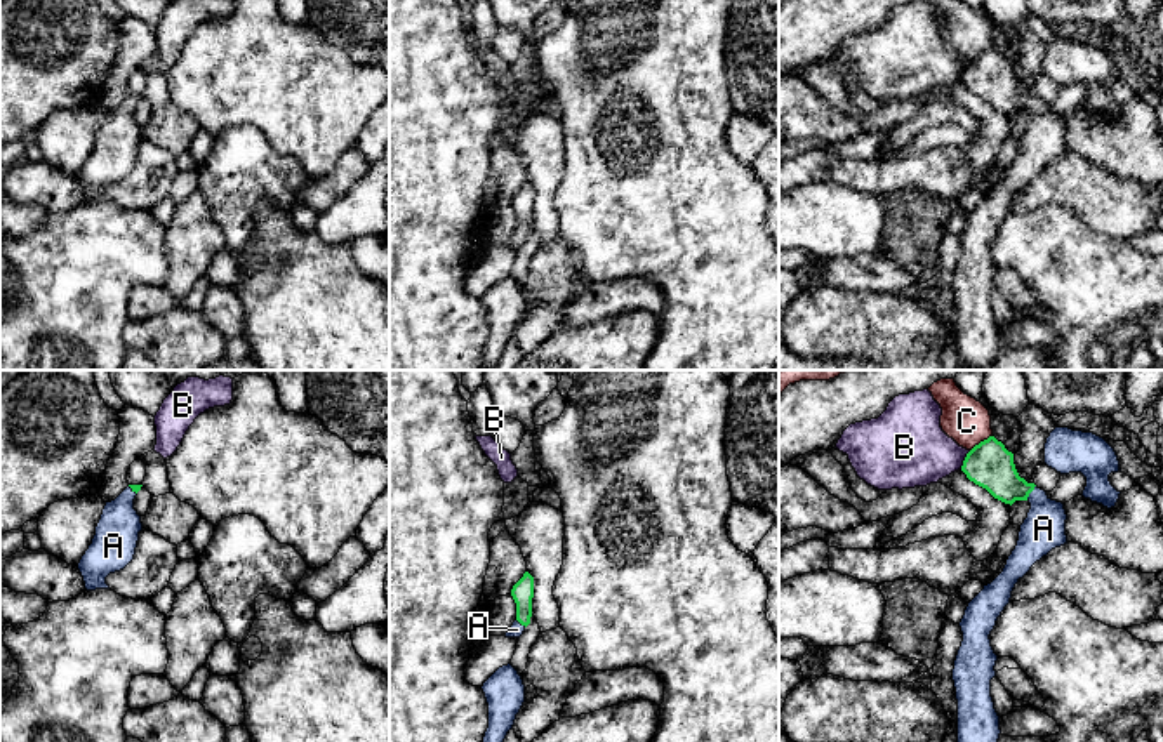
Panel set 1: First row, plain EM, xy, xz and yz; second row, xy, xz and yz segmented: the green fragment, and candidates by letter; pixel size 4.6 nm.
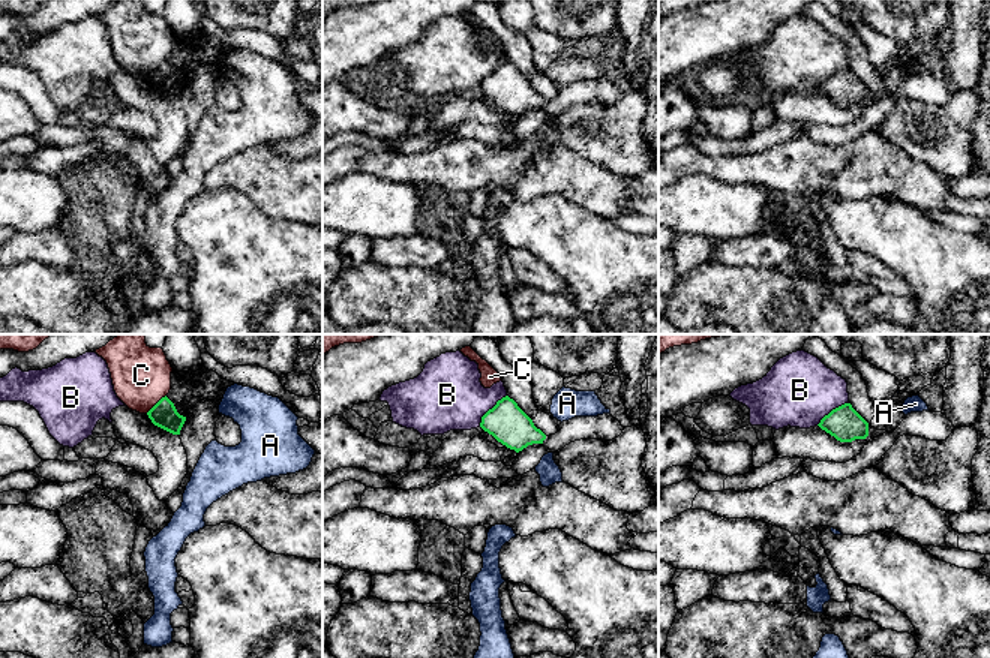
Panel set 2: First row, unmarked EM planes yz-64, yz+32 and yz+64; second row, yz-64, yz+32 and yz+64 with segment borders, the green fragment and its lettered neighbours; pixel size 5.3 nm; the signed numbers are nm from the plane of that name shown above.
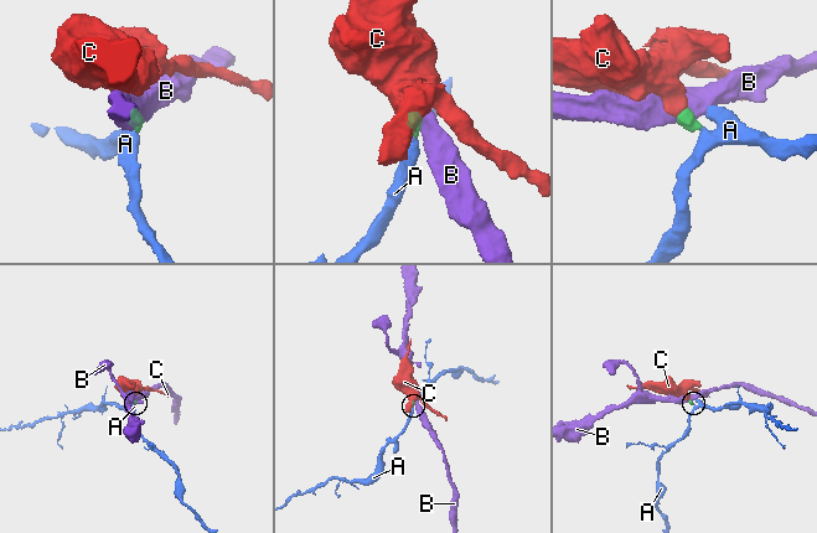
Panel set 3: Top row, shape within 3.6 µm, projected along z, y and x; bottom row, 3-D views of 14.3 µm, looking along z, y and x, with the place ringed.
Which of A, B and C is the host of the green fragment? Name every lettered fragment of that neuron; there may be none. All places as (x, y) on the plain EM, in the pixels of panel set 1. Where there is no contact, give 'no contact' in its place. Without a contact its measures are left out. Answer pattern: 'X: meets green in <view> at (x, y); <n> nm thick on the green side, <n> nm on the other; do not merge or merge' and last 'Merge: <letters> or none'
A: meets green in yz at (1031, 101); 220 nm thick on the green side, 200 nm on the other; merge
B: meets green in yz at (965, 70); 220 nm thick on the green side, 340 nm on the other; do not merge
C: meets green in yz at (981, 52); 220 nm thick on the green side, 220 nm on the other; do not merge
Merge: A

